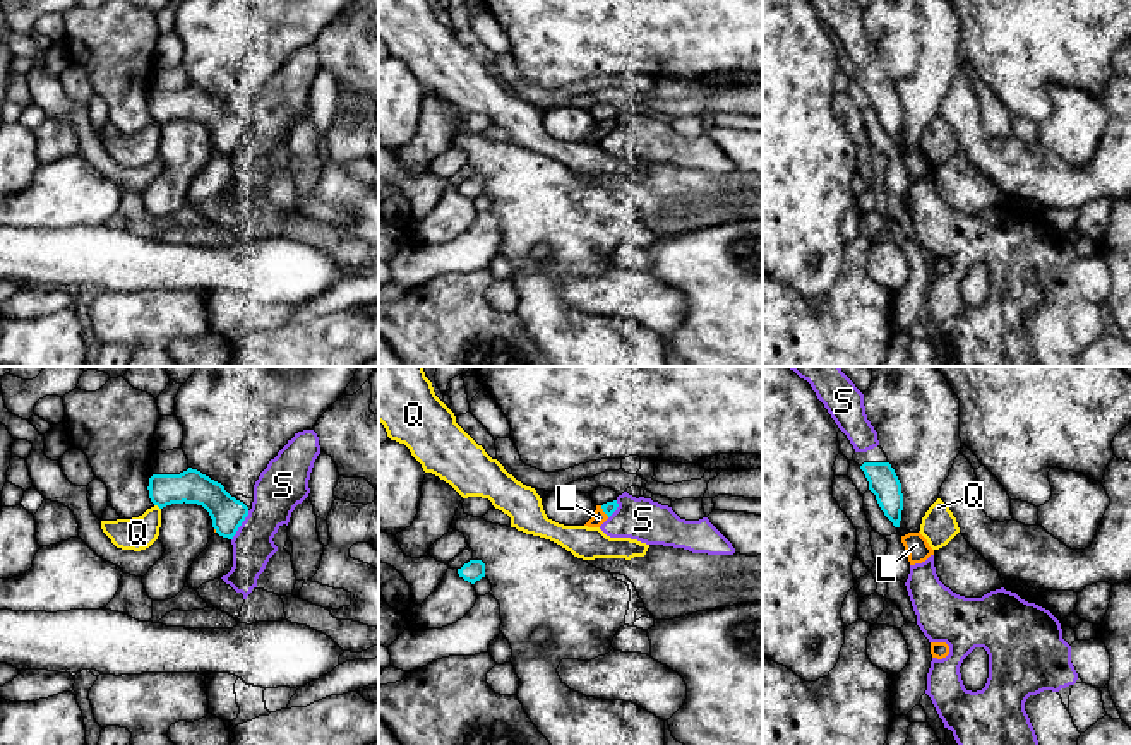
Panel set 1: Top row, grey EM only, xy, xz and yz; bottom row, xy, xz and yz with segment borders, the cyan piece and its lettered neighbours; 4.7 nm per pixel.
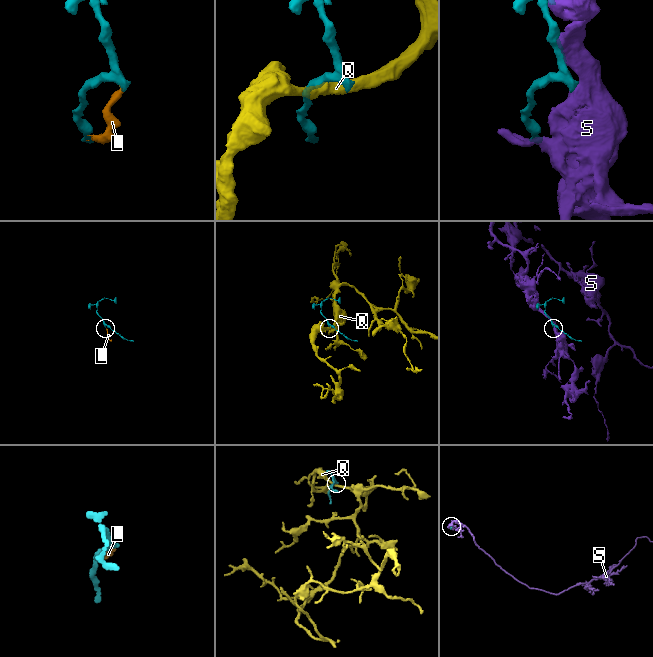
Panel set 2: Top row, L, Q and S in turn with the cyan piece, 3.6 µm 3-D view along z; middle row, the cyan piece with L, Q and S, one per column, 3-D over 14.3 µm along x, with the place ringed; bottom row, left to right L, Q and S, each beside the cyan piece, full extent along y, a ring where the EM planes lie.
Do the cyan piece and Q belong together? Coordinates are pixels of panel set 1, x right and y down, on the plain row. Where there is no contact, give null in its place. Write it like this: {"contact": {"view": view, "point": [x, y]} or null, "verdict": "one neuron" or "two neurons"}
{"contact": {"view": "xy", "point": [158, 122]}, "verdict": "two neurons"}

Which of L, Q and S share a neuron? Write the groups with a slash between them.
L / Q / S

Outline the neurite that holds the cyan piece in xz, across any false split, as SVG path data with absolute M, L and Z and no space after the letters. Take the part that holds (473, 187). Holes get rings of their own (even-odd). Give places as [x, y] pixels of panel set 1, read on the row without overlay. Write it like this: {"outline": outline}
{"outline": "M470 176L461 185L458 185L459 194L475 200L482 194L485 194L485 180L482 176Z"}

